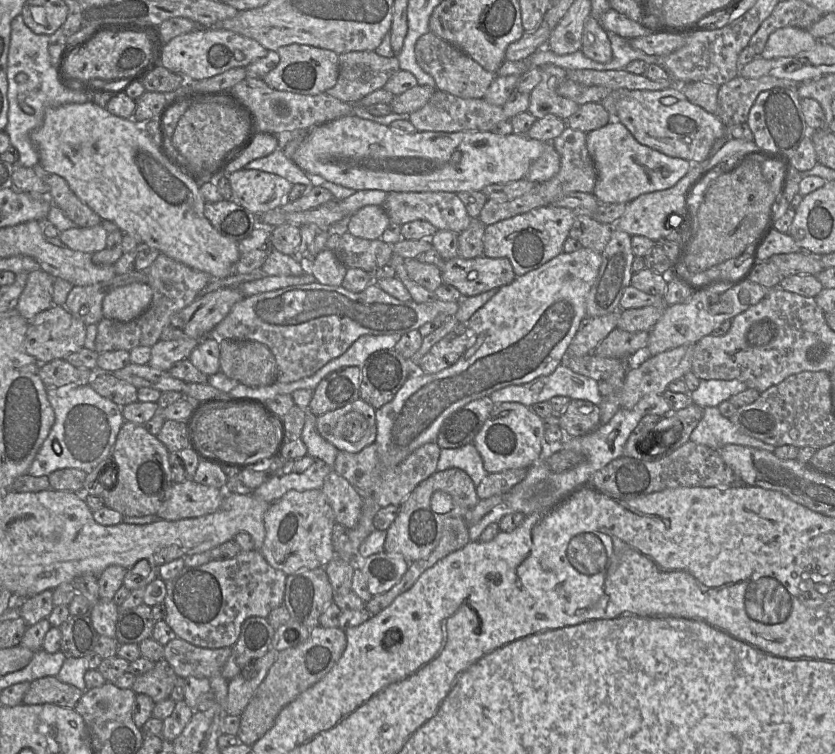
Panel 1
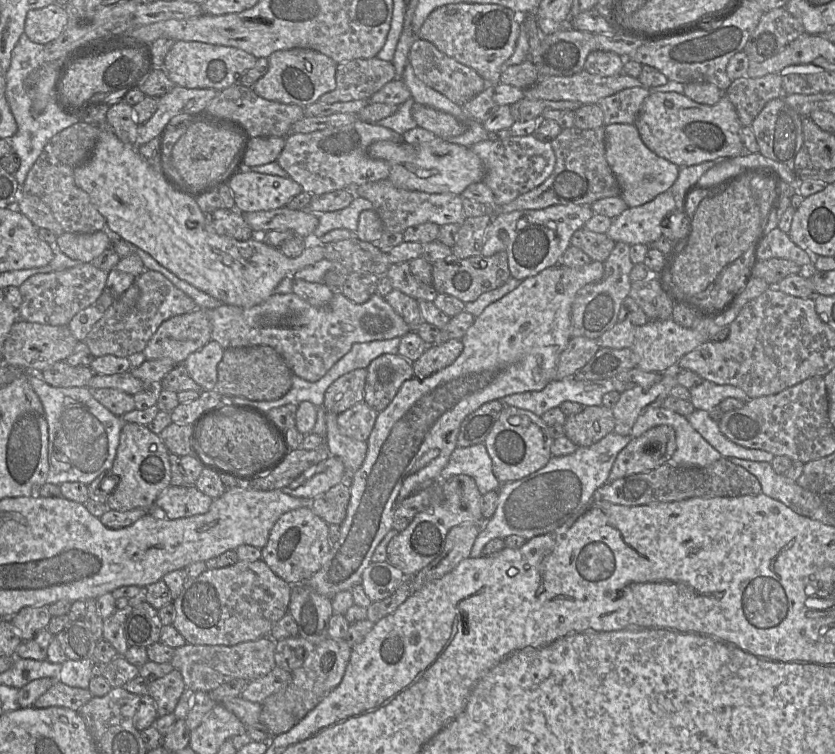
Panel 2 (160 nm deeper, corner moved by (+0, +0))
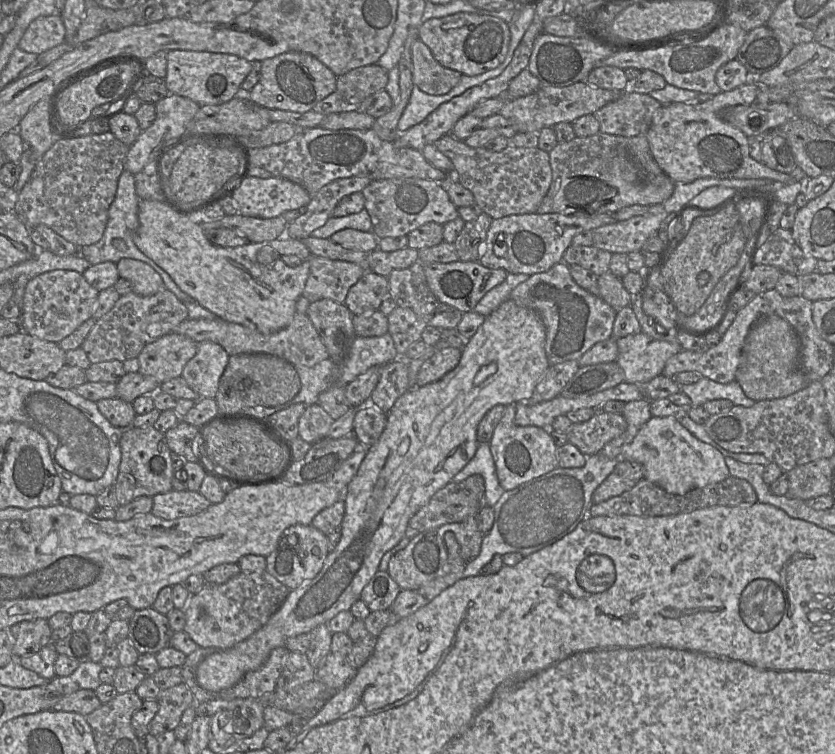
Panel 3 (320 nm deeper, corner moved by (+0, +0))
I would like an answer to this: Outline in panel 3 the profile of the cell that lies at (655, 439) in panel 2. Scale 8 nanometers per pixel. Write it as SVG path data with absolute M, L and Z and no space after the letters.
M622 460L617 463L612 473L593 493L593 504L598 504L633 488L644 478L643 466L637 462Z

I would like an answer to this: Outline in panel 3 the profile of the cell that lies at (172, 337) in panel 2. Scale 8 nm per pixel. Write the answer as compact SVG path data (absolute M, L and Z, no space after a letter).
M177 332L167 333L147 344L138 355L138 372L154 377L159 383L182 375L186 363L194 357L197 342Z

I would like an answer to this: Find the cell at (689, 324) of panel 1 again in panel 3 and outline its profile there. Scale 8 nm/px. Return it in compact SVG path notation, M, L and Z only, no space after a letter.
M643 332L617 339L617 346L616 362L630 384L646 383L662 374L667 360L682 350L677 340L656 340Z

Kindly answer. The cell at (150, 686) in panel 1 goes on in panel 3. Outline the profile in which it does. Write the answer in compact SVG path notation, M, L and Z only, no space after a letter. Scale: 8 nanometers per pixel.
M185 683L162 690L157 698L159 709L150 723L150 733L158 736L178 726L184 711L196 705L191 690Z

